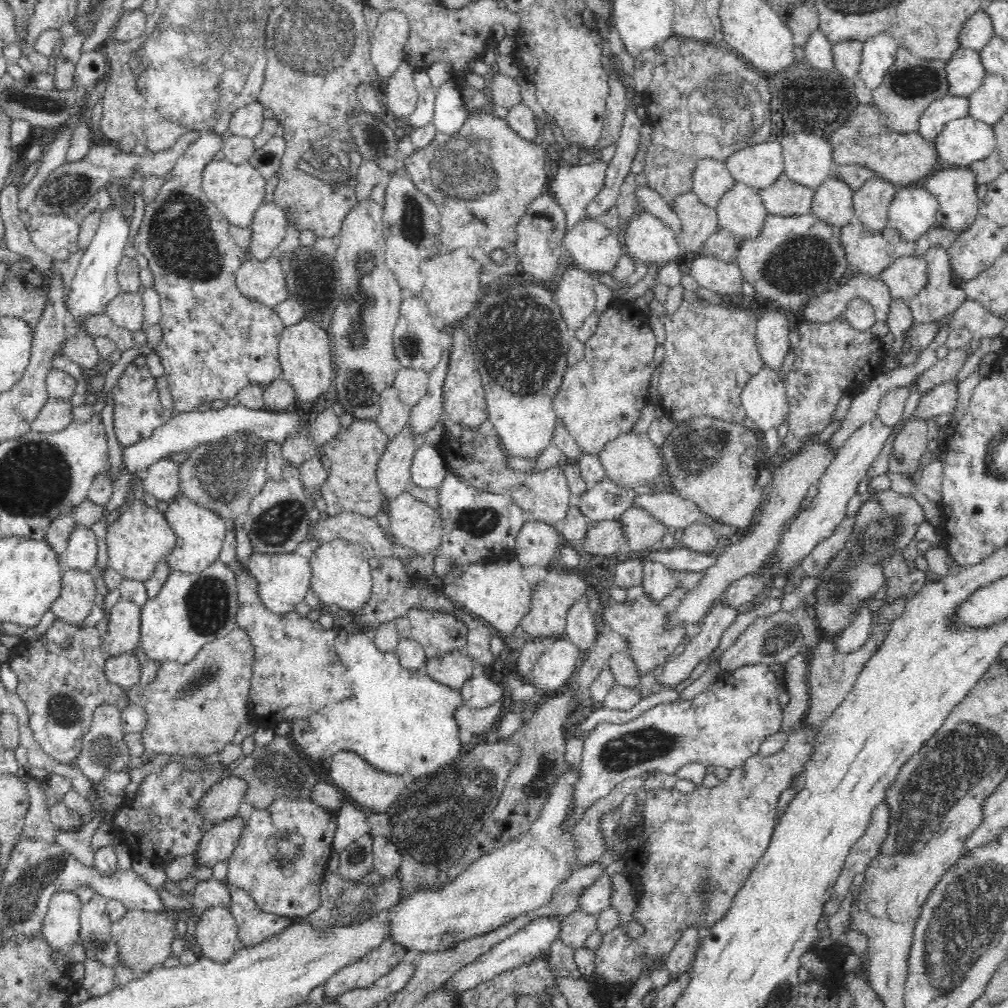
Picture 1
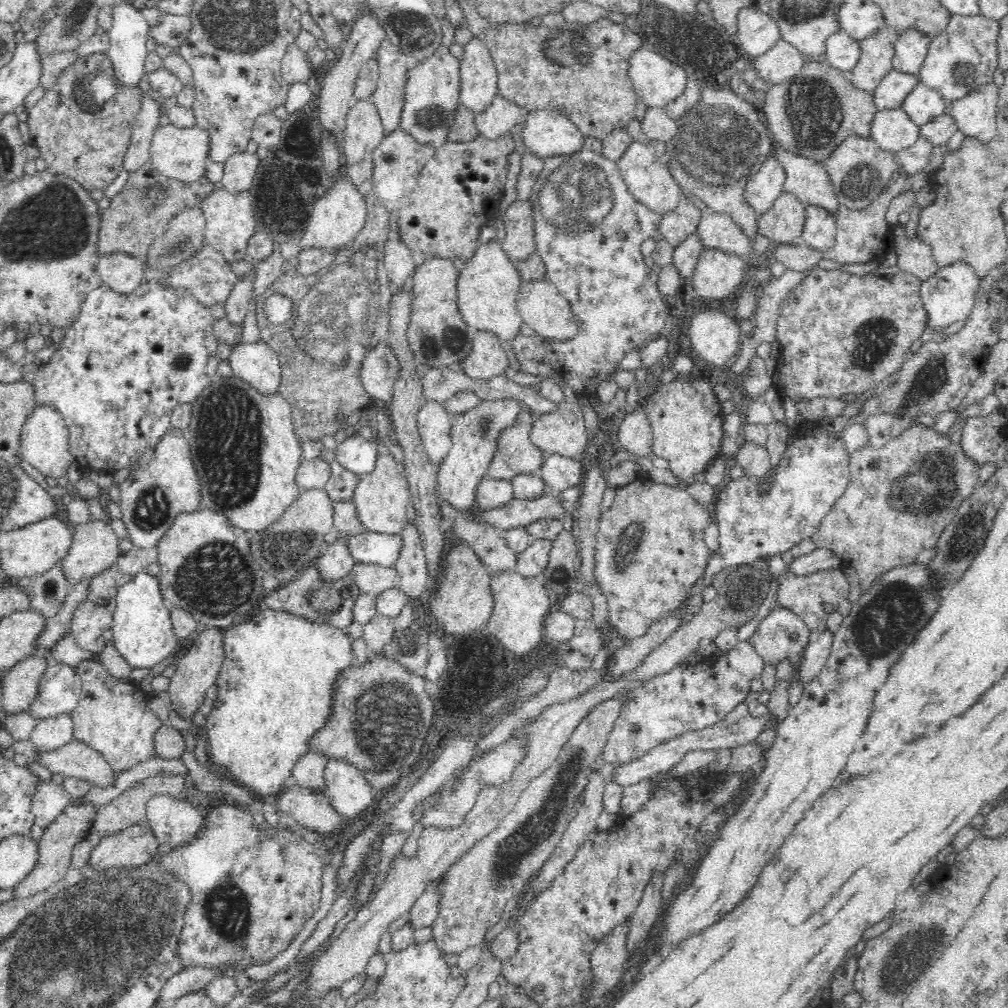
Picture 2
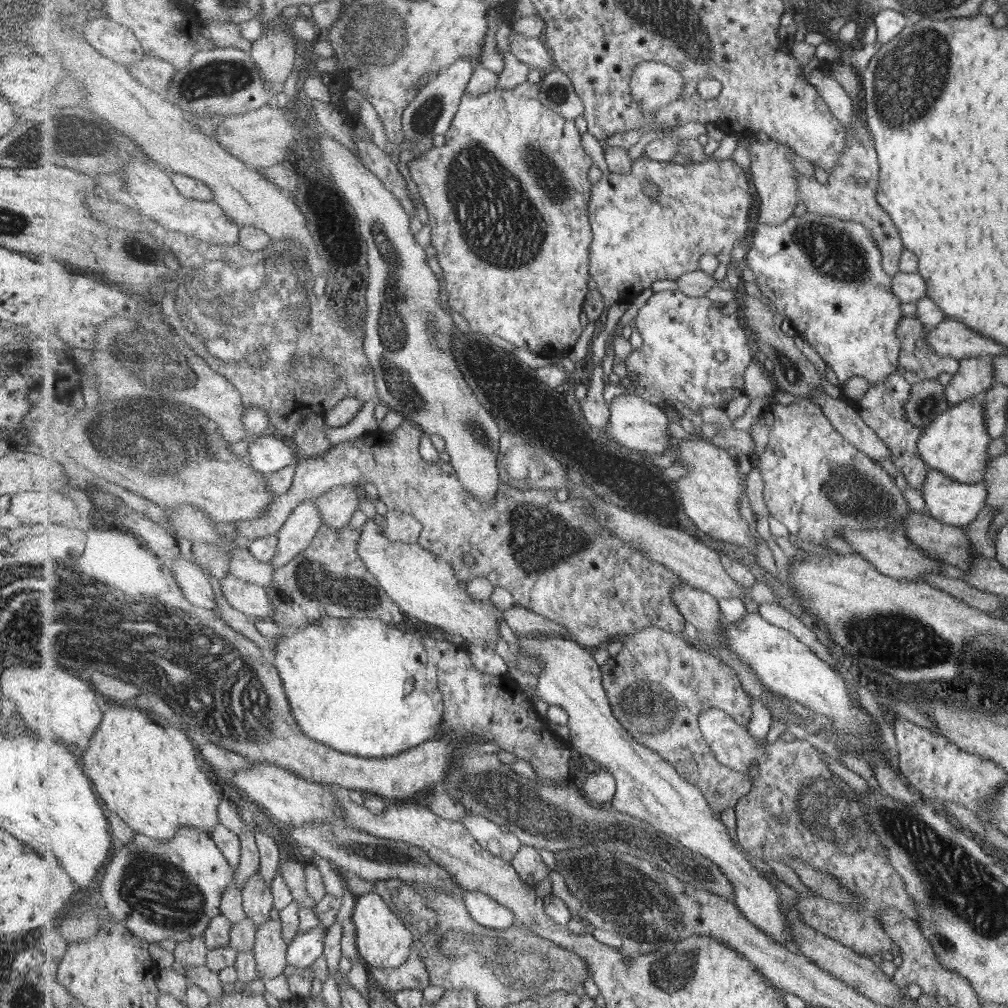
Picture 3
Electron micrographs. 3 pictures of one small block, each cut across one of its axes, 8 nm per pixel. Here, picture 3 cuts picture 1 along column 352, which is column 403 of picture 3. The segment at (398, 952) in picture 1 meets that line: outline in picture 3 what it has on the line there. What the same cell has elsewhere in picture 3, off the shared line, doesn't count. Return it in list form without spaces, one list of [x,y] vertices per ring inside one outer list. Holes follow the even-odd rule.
[[[417,955],[411,956],[406,964],[399,968],[372,967],[368,970],[368,976],[372,978],[375,985],[391,996],[405,989],[425,990],[431,984],[427,965]]]

